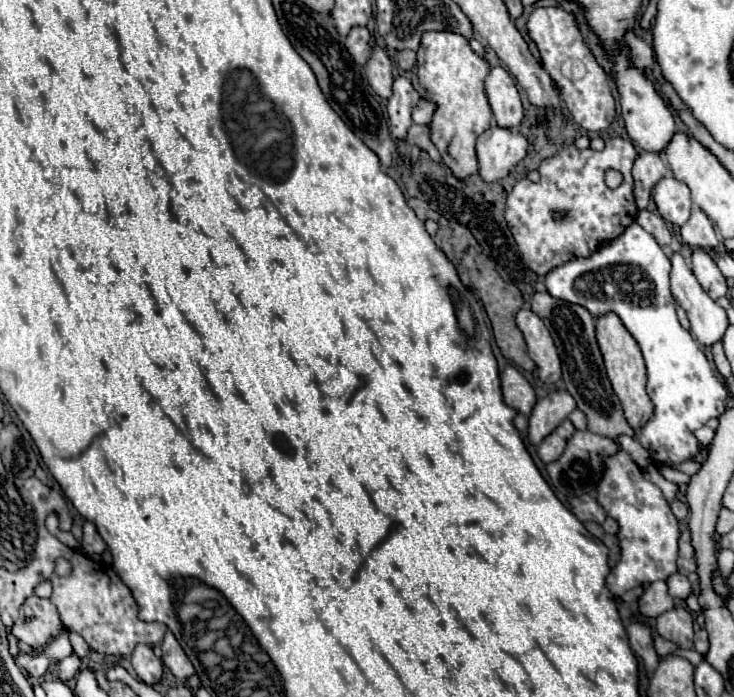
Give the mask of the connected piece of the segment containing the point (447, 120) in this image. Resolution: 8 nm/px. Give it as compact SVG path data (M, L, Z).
M424 31L418 47L416 73L411 78L413 87L424 99L434 99L438 109L430 123L432 141L440 149L442 157L454 159L452 171L458 177L468 177L478 171L476 161L476 137L490 127L492 109L484 93L484 79L490 65L484 57L476 55L470 47L470 39L452 31Z

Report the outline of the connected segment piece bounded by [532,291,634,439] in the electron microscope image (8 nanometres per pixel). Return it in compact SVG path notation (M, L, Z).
M534 293L532 297L532 311L544 321L546 329L550 331L560 359L562 359L562 379L566 383L566 389L574 395L578 409L586 415L588 419L588 431L606 435L612 439L618 439L620 435L634 435L634 429L628 425L622 405L618 397L614 395L610 381L606 377L604 361L594 337L594 317L588 313L586 307L574 305L562 299L552 297L550 293Z

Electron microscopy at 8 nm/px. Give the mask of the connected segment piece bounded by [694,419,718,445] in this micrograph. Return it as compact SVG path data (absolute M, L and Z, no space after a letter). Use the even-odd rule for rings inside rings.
M710 419L704 427L700 427L698 431L694 431L696 439L702 443L702 445L708 445L716 433L716 427L718 427L718 419Z

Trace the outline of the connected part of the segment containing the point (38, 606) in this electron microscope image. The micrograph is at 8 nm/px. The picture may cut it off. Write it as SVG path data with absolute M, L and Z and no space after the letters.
M32 595L22 603L12 633L30 647L44 647L60 633L60 629L62 621L52 601Z

